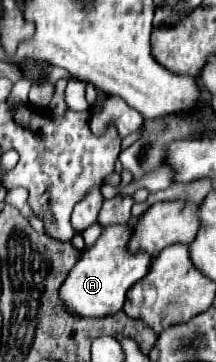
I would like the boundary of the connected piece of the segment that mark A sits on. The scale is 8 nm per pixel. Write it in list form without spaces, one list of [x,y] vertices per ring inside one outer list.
[[[108,226],[104,228],[102,236],[94,244],[94,248],[88,248],[78,264],[70,270],[70,276],[66,276],[60,296],[66,304],[68,312],[74,312],[74,316],[86,316],[86,318],[102,318],[112,316],[122,310],[128,288],[138,282],[150,268],[150,260],[154,256],[146,252],[132,254],[126,250],[126,242],[130,238],[130,226]]]

